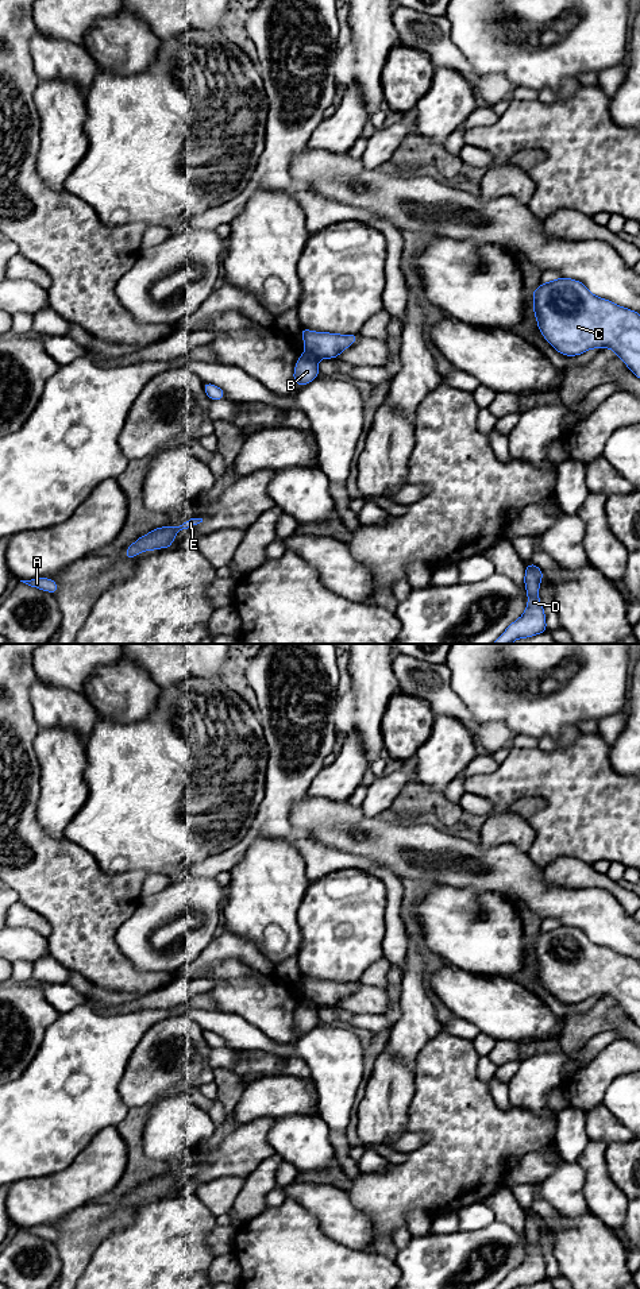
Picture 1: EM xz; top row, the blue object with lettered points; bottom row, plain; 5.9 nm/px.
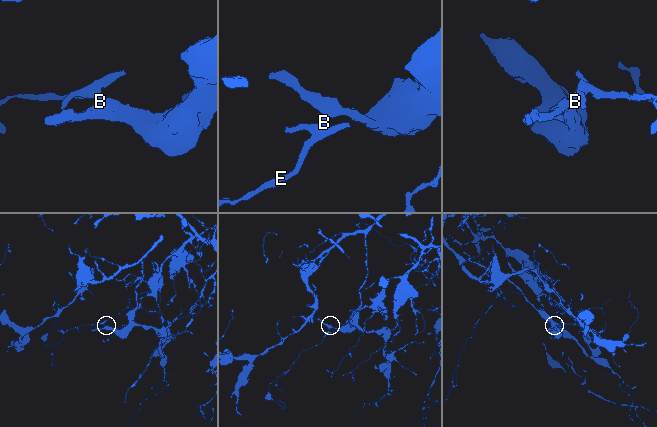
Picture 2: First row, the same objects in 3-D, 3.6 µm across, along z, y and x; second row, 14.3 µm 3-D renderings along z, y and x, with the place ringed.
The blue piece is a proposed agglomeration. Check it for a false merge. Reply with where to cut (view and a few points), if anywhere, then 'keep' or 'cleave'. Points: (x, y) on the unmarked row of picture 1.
cut in xz along (307, 999), (317, 1007); cleave

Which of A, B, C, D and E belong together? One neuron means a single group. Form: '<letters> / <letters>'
A B E / C D

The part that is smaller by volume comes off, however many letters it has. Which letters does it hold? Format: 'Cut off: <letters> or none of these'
Cut off: A, B, E

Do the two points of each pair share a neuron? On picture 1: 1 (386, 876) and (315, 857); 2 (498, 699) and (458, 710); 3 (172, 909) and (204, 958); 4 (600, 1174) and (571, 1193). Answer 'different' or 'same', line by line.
1: same
2: different
3: different
4: different

